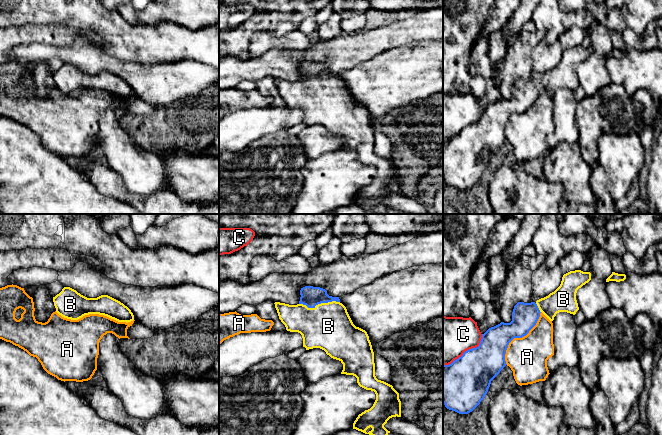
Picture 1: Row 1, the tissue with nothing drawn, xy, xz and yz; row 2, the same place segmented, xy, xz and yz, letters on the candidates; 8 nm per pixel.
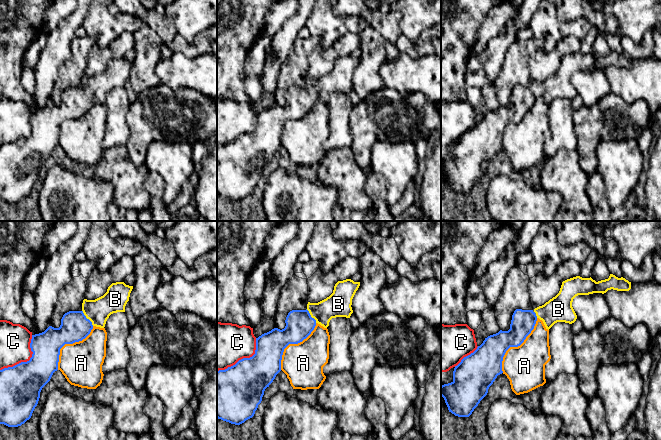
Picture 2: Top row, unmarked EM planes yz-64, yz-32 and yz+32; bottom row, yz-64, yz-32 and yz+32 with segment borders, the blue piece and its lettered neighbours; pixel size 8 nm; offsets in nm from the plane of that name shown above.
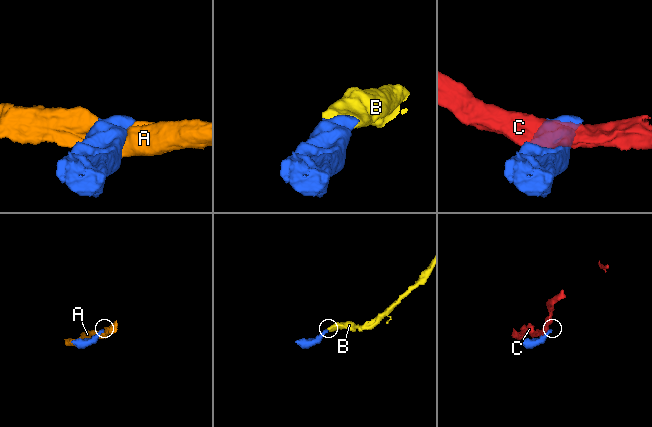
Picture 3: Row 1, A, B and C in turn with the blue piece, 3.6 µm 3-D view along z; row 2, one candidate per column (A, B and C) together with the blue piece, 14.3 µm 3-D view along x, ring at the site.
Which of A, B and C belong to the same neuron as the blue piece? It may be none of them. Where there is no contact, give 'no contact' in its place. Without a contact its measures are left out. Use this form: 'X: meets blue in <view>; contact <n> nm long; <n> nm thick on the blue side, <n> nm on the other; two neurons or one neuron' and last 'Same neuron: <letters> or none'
A: meets blue in yz; contact 500 nm long; 220 nm thick on the blue side, 320 nm on the other; two neurons
B: meets blue in xz; contact 320 nm long; 160 nm thick on the blue side, 380 nm on the other; one neuron
C: meets blue in yz; contact 400 nm long; 380 nm thick on the blue side, 380 nm on the other; two neurons
Same neuron: B

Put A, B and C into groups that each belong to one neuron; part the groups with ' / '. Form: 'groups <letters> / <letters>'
groups A / B / C

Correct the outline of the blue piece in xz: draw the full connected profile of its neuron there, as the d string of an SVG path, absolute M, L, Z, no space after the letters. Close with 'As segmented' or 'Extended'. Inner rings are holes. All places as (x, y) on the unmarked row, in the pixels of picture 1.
M305 62L301 64L300 71L297 81L274 79L279 95L287 107L302 111L303 123L306 126L313 124L324 126L331 134L343 140L341 150L355 152L360 163L375 168L376 176L373 182L358 191L353 199L353 205L375 214L386 214L390 207L384 201L392 193L401 193L401 177L399 169L392 161L378 156L375 152L374 128L367 108L353 100L339 73L329 72L325 65Z. Extended

